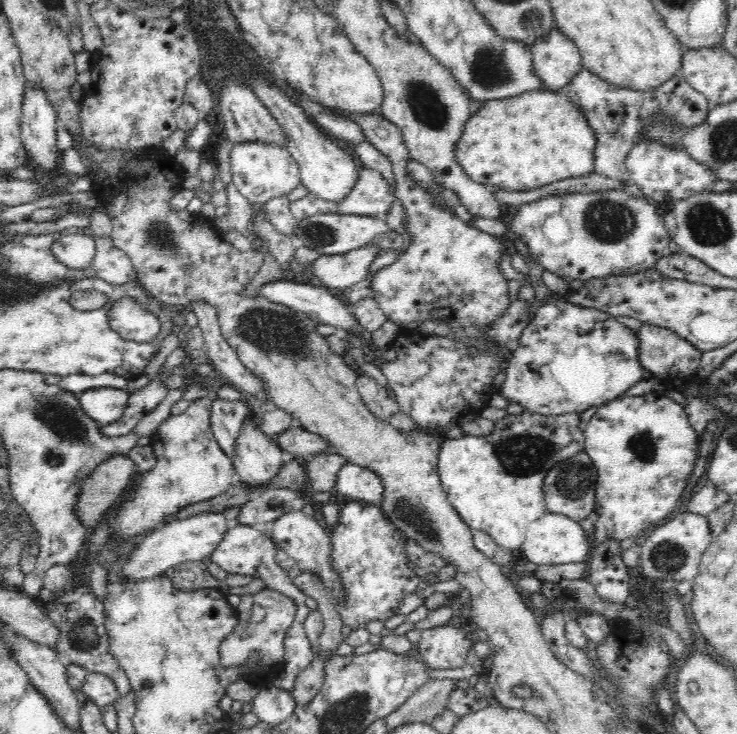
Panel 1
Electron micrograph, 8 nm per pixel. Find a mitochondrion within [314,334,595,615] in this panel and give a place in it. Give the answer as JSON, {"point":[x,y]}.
{"point":[523,452]}

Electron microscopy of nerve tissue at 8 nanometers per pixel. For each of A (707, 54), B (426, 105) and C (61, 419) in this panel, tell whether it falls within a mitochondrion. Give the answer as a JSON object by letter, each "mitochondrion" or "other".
{"A":"other","B":"mitochondrion","C":"mitochondrion"}

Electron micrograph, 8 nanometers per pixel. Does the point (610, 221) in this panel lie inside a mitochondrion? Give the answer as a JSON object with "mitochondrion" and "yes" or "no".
{"mitochondrion":"yes"}

